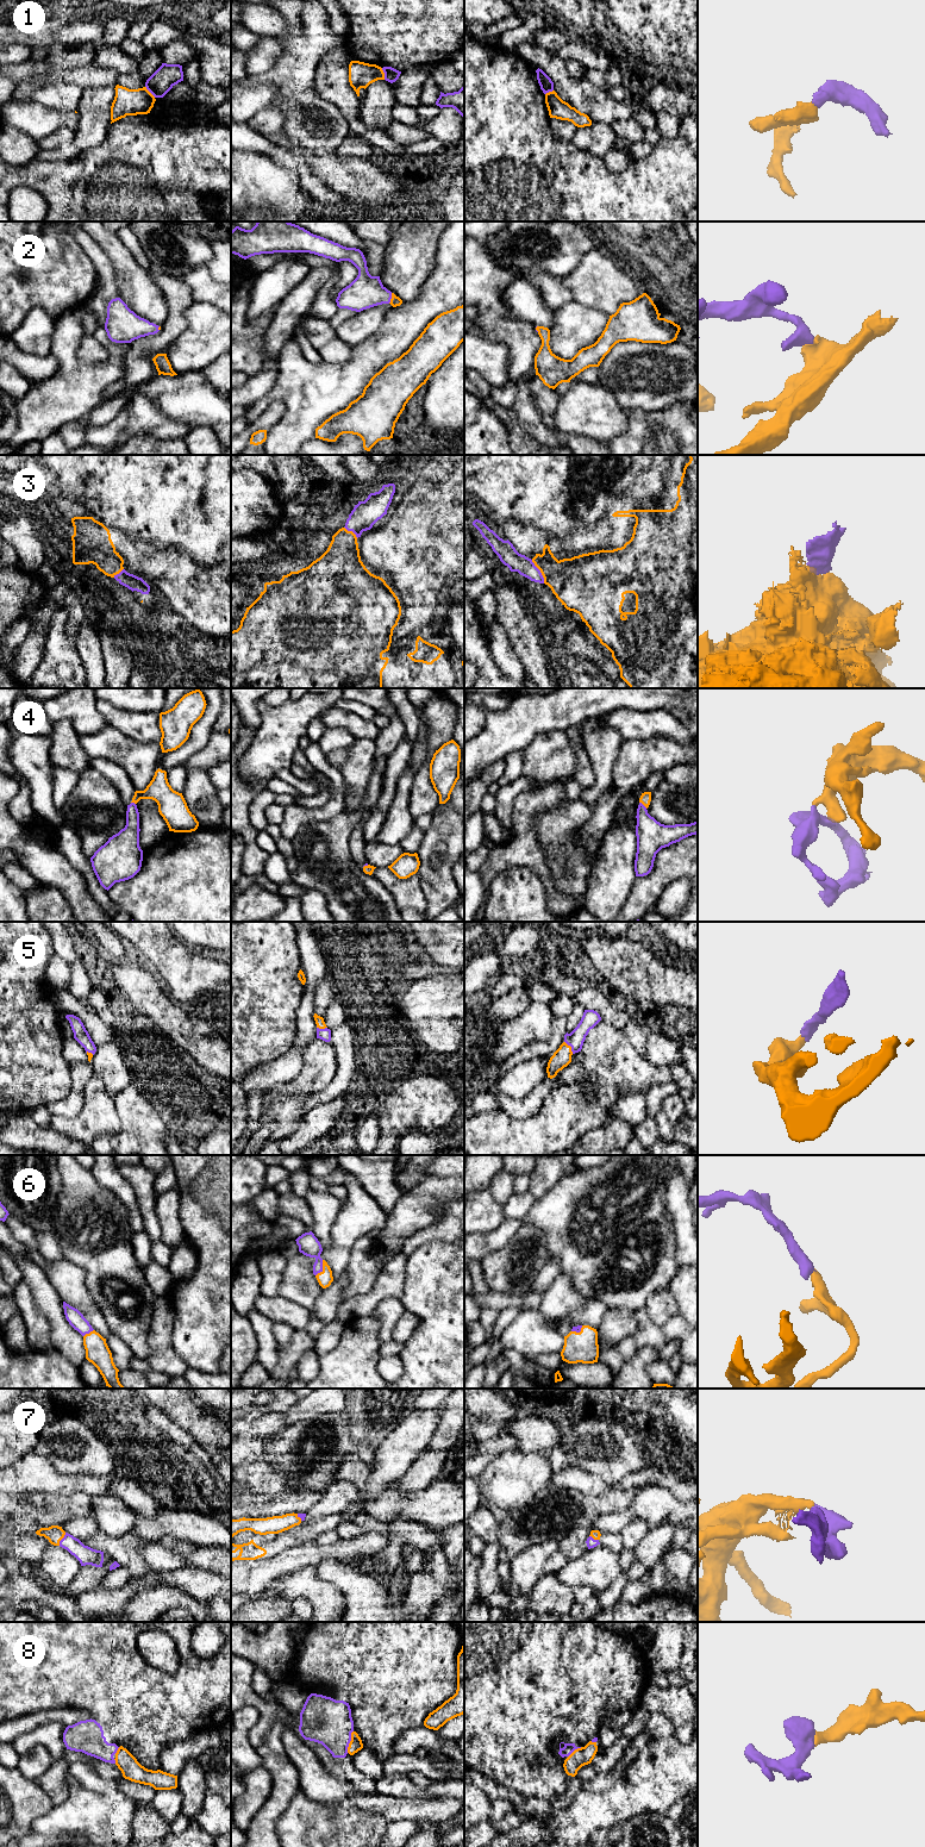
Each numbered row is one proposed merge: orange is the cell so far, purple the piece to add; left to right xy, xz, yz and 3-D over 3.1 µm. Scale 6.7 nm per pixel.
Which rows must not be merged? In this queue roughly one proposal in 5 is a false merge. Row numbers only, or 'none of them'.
1

